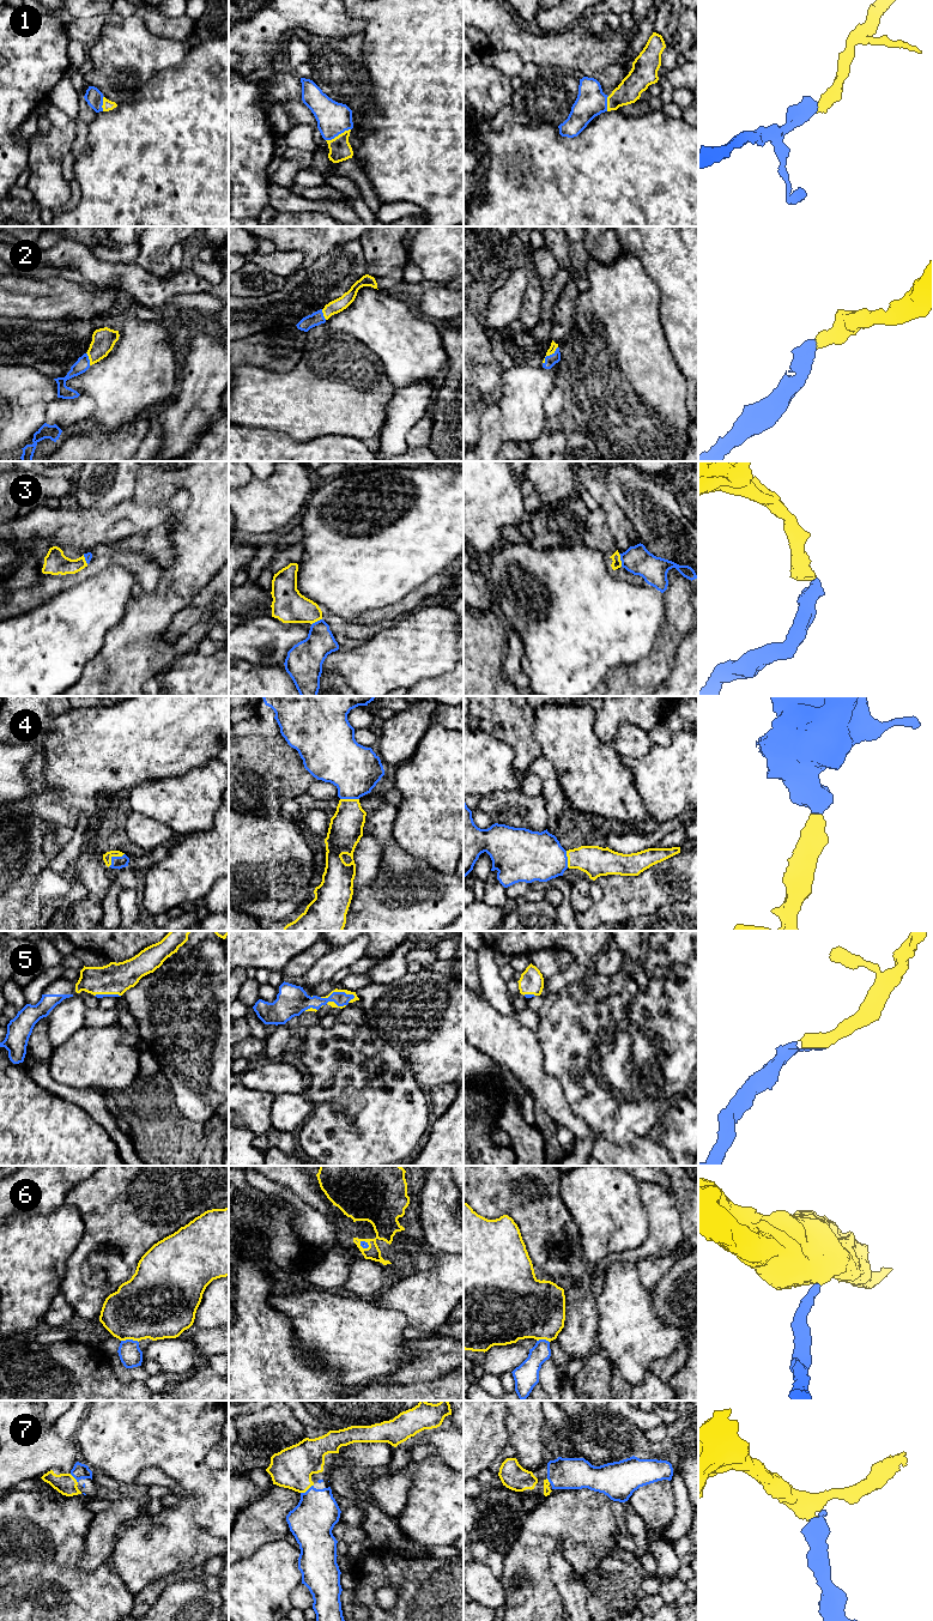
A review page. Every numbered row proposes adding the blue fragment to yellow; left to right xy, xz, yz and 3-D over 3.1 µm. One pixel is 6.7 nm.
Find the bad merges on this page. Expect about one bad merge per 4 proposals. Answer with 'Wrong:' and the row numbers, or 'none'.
Wrong: none

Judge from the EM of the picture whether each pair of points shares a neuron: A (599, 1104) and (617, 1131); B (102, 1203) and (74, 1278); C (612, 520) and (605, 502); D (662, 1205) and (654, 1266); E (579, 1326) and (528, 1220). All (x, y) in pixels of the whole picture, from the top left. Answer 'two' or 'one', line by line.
A: one
B: one
C: one
D: two
E: one

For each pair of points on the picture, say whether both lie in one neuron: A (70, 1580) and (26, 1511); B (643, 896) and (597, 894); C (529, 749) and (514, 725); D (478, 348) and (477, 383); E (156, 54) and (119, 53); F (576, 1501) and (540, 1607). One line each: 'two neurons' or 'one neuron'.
A: one neuron
B: two neurons
C: one neuron
D: one neuron
E: one neuron
F: one neuron

